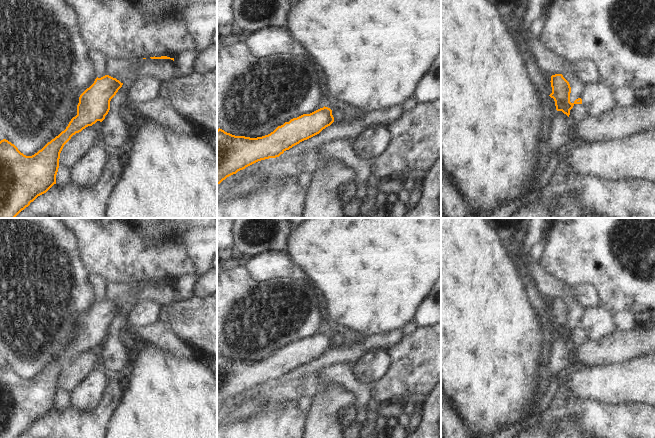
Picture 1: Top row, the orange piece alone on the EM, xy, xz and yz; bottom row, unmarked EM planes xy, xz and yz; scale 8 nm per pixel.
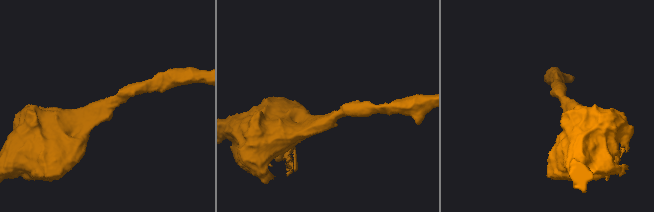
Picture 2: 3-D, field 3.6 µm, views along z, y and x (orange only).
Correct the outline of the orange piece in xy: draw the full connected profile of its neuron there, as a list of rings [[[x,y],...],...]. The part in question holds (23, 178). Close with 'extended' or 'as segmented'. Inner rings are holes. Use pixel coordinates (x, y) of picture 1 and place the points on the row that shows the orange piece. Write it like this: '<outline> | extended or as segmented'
[[[109,75],[97,77],[94,83],[80,95],[77,115],[71,119],[66,129],[32,156],[24,155],[6,139],[0,141],[0,218],[15,218],[38,196],[46,193],[56,184],[60,153],[64,145],[76,133],[105,119],[110,110],[110,101],[122,85],[123,83]]] | as segmented

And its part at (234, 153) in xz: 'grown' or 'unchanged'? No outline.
unchanged

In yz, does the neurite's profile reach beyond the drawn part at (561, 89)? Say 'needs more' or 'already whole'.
already whole

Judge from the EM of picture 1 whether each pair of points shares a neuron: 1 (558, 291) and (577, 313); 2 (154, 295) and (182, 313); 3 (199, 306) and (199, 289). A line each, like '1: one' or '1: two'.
1: one
2: two
3: two

